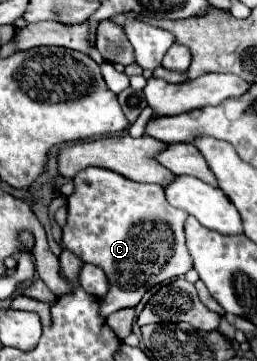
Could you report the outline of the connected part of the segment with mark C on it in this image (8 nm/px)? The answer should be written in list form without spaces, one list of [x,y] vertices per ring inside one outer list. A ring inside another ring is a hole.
[[[87,167],[79,171],[73,177],[73,185],[75,191],[67,197],[69,211],[67,225],[63,227],[63,245],[67,251],[75,253],[83,263],[93,263],[105,271],[109,279],[109,293],[99,299],[99,313],[103,319],[107,319],[111,313],[119,309],[135,307],[149,287],[161,281],[169,281],[173,277],[181,277],[189,269],[193,269],[193,261],[187,253],[183,233],[187,213],[167,203],[161,185],[135,183],[103,167]]]

